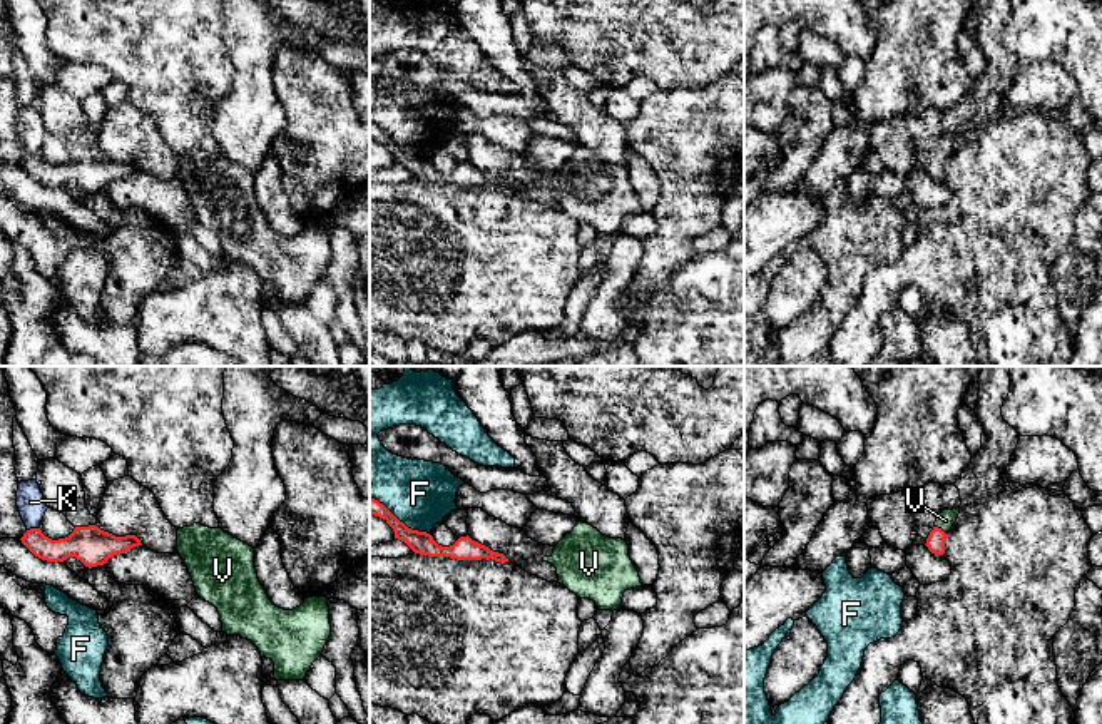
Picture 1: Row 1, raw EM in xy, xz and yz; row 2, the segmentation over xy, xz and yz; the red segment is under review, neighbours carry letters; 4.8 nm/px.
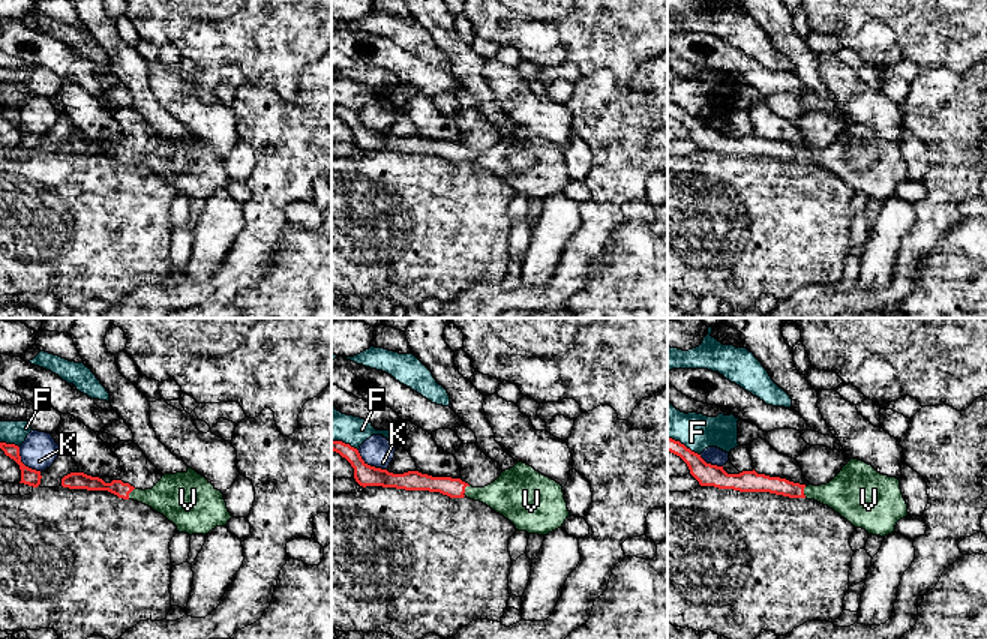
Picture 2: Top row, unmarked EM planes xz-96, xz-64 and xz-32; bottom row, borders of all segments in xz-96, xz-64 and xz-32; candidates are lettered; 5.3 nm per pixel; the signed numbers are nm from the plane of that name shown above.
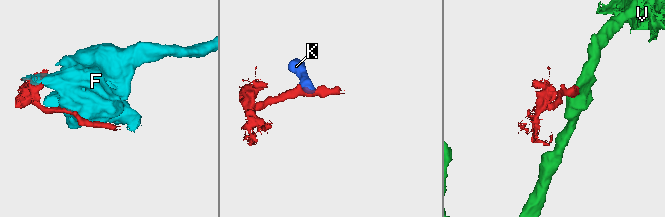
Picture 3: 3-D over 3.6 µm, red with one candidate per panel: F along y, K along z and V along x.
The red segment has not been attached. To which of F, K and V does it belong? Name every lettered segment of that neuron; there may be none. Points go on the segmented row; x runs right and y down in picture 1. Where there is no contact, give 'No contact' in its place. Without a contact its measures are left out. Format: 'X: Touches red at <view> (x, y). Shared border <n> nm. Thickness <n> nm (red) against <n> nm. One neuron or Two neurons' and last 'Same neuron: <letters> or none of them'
F: Touches red at xz (398, 520). Shared border 340 nm. Thickness 110 nm (red) against 320 nm. Two neurons
K: Touches red at xy (32, 529). Shared border 70 nm. Thickness 150 nm (red) against 140 nm. Two neurons
V: Touches red at yz (940, 529). Shared border 70 nm. Thickness 90 nm (red) against 90 nm. One neuron
Same neuron: V

